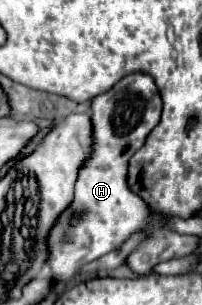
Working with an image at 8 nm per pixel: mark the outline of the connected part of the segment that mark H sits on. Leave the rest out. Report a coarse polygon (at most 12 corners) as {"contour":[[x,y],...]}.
{"contour":[[148,73],[92,99],[94,151],[48,237],[56,283],[156,211],[128,159],[160,121]]}

